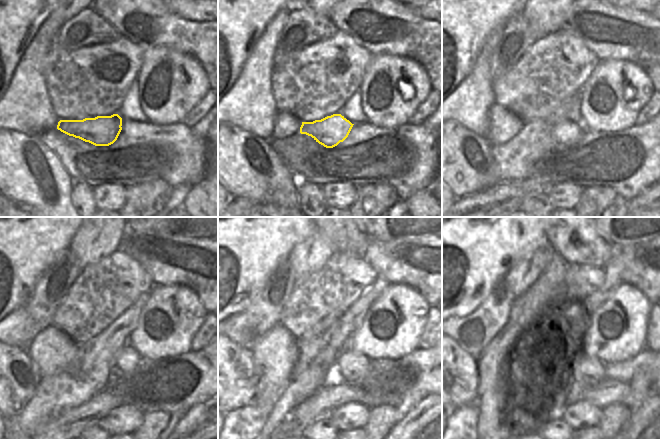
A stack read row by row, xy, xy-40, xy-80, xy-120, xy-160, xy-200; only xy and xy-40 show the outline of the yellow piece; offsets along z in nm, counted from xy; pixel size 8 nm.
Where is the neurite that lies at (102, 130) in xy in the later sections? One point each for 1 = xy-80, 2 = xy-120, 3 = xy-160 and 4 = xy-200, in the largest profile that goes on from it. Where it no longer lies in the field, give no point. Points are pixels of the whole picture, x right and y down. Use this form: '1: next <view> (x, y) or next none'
1: next xy-80 (566, 133)
2: next xy-120 (125, 363)
3: next xy-160 (352, 366)
4: next xy-200 (585, 373)

